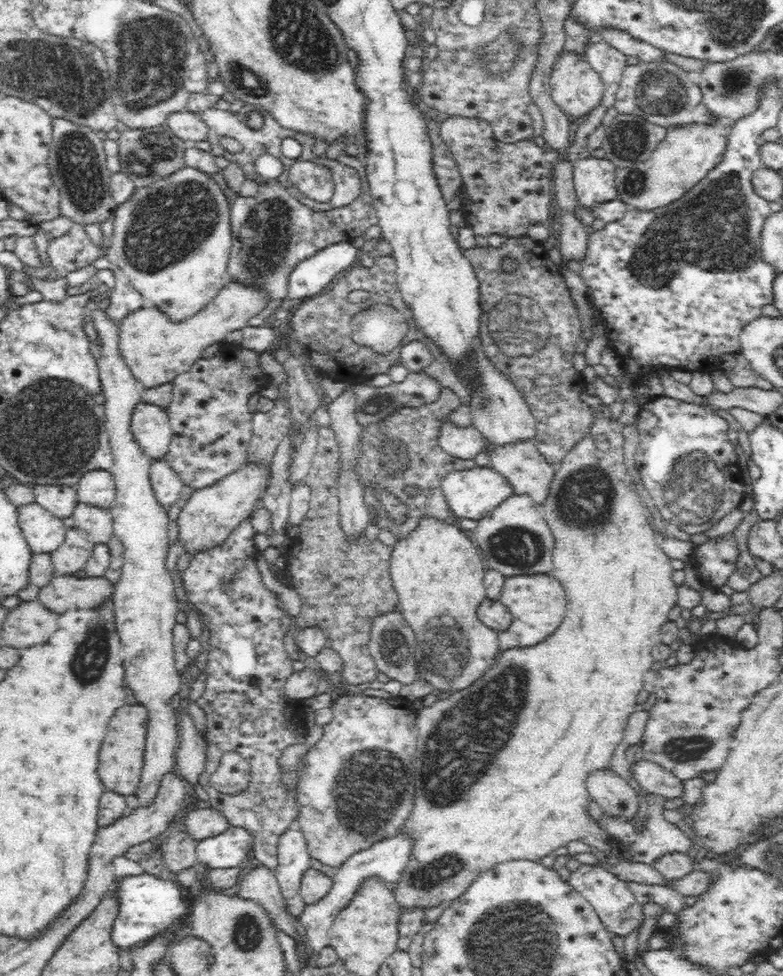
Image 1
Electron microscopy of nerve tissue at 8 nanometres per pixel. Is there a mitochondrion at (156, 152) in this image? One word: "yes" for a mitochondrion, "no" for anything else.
yes

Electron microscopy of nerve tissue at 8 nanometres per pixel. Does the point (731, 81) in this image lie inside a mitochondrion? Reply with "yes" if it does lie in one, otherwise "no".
yes

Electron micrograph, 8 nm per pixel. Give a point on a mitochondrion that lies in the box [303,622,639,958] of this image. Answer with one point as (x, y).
(473, 731)

